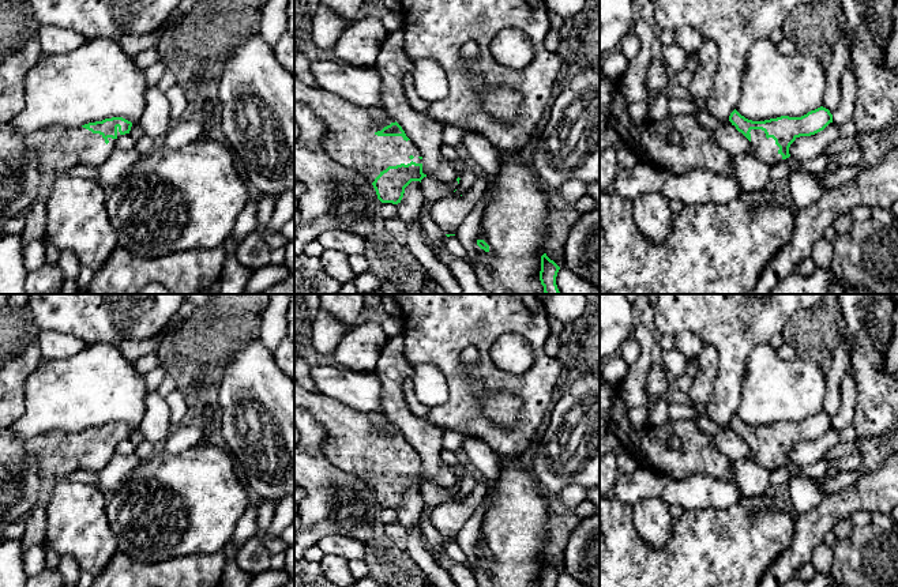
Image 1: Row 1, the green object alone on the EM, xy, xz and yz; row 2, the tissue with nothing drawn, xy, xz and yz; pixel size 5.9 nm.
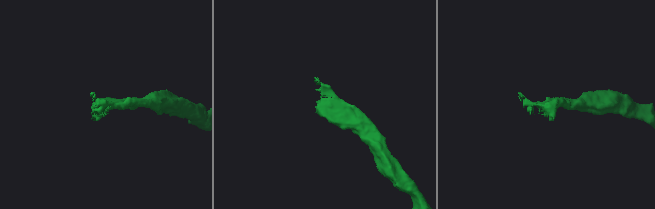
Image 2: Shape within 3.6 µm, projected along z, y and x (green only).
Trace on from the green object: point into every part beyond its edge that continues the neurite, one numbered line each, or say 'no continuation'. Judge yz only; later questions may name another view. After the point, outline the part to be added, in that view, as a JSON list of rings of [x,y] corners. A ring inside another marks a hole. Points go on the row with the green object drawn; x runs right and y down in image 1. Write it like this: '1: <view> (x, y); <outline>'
1: yz (766, 150); [[[751,129],[751,147],[754,155],[770,165],[782,161],[782,155],[778,153],[779,147],[775,144],[773,138],[766,138],[764,131],[762,129]]]

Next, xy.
1: xy (57, 149); [[[53,125],[29,133],[25,136],[27,150],[33,154],[38,163],[41,174],[65,174],[71,168],[76,165],[99,165],[108,159],[112,151],[116,148],[116,139],[108,138],[109,143],[99,133],[80,127]]]

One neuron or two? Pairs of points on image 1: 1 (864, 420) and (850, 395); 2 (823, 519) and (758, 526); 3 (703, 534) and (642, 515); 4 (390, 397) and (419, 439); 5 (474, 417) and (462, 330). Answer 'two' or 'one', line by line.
1: two
2: two
3: two
4: one
5: one

